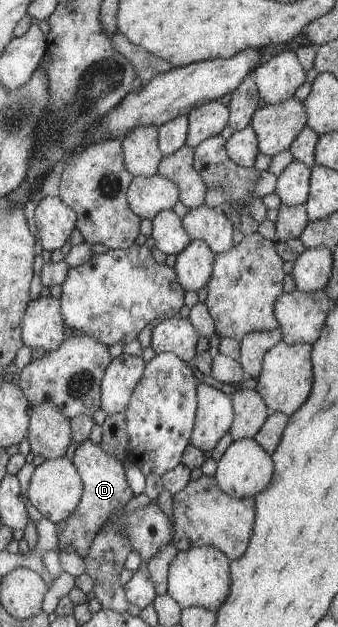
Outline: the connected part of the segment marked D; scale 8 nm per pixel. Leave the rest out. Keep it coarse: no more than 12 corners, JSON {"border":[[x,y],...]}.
{"border":[[83,441],[72,463],[84,489],[56,523],[58,551],[86,559],[110,513],[132,499],[122,463]]}

